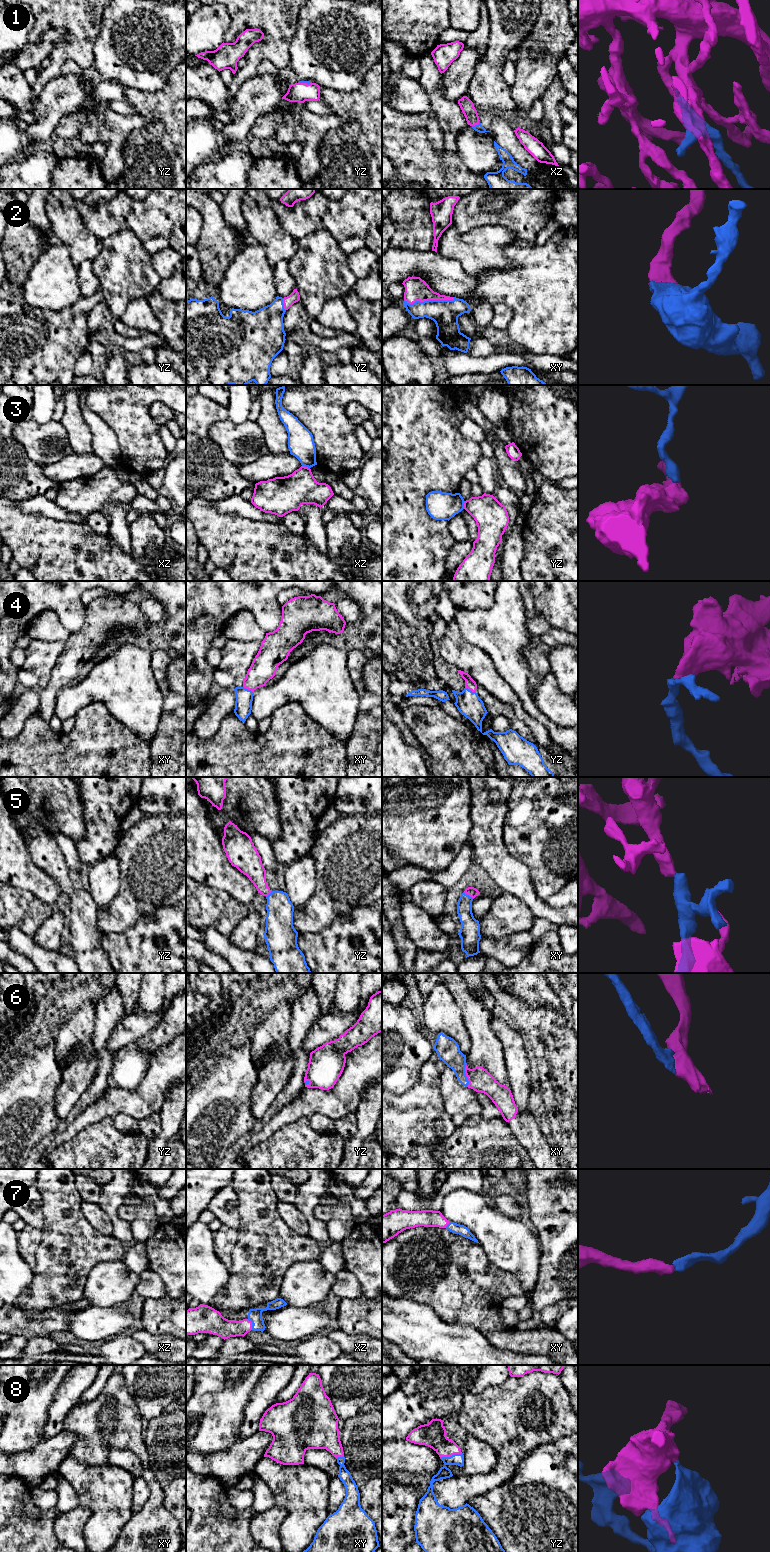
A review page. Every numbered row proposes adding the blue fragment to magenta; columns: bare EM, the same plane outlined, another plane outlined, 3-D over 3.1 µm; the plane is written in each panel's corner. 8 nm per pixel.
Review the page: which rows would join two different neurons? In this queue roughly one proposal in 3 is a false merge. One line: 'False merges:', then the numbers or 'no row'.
False merges: 3

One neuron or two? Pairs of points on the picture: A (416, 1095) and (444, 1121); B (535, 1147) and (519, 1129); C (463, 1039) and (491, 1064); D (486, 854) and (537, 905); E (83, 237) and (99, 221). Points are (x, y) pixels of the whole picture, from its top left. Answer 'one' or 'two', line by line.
A: two
B: one
C: two
D: one
E: two

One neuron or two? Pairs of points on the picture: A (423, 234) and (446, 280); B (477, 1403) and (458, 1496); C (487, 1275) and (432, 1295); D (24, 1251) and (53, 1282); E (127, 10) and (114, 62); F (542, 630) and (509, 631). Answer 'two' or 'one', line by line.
A: two
B: one
C: one
D: two
E: one
F: two

